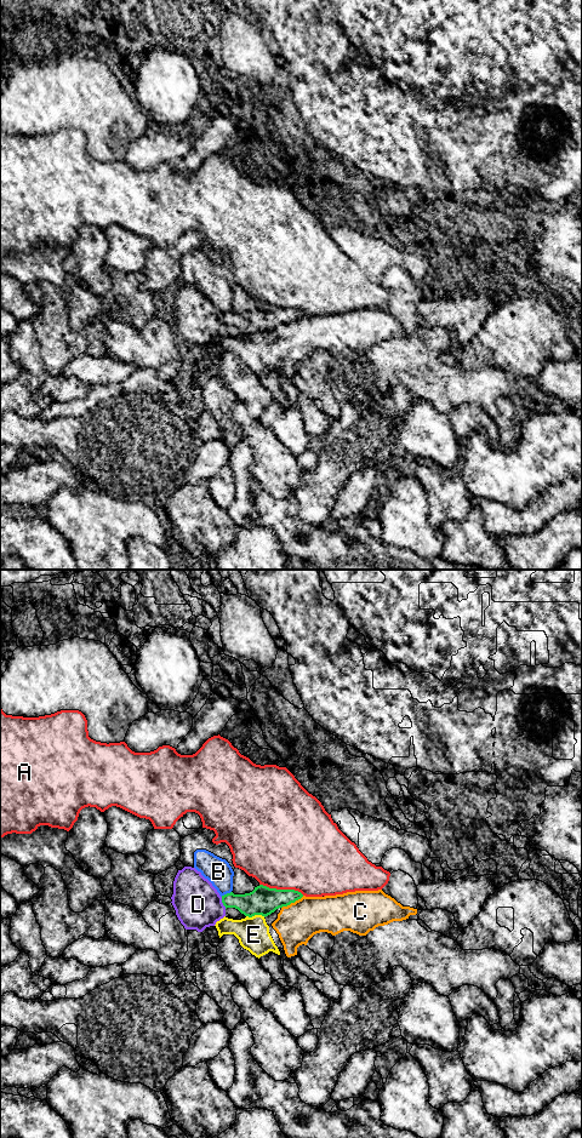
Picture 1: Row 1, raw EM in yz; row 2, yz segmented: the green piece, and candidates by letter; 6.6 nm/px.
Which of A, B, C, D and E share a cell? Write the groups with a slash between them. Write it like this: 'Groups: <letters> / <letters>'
Groups: A / B / C E / D

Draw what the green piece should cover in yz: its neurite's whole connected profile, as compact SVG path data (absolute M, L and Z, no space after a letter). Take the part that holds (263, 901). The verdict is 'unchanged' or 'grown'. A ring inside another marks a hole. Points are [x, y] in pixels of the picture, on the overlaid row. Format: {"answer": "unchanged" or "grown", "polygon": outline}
{"answer": "unchanged", "polygon": "M259 885L250 893L222 896L222 903L227 908L235 908L245 916L268 916L276 909L287 907L301 899L303 894L295 890L276 890Z"}

